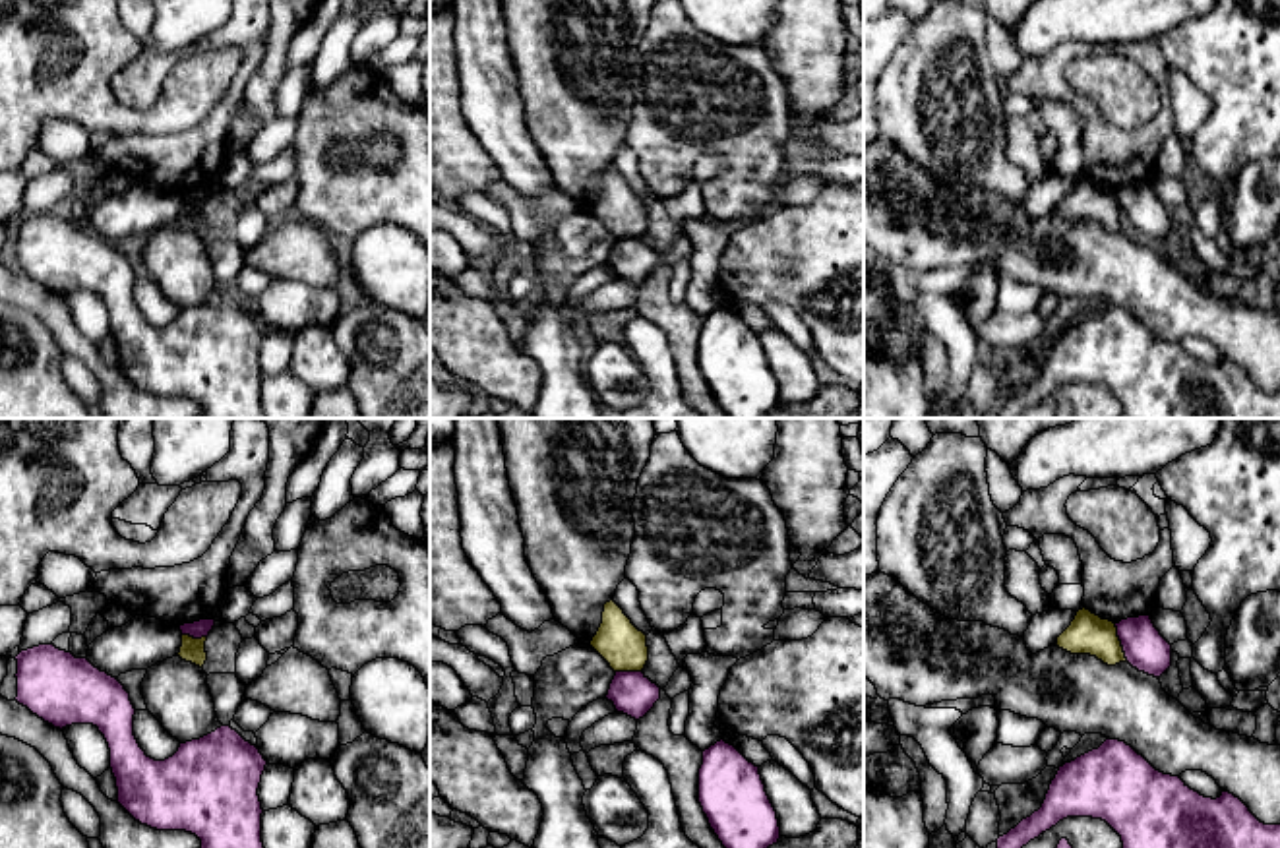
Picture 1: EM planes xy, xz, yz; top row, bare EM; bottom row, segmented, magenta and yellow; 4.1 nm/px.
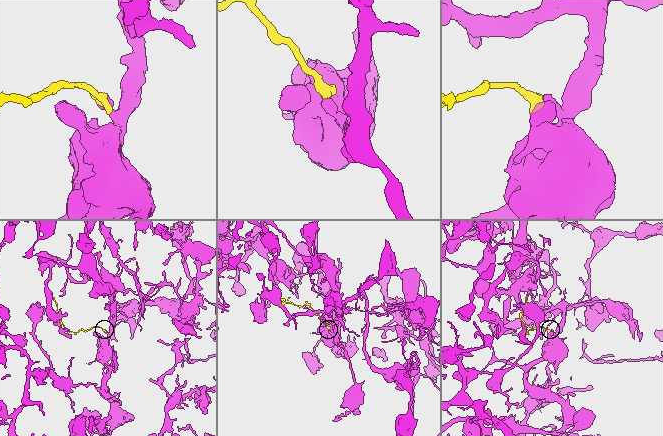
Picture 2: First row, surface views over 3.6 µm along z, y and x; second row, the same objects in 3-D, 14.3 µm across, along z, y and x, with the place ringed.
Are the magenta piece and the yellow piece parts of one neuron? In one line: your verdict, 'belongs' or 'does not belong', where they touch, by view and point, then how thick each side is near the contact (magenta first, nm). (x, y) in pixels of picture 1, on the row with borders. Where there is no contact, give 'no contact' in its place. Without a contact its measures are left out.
does not belong; contact yz (1122, 643); calibres 180 and 170 nm

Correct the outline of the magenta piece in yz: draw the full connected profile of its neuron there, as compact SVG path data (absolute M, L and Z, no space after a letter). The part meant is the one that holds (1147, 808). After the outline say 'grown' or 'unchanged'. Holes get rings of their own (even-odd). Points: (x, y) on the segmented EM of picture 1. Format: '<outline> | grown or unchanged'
M1106 740L1071 763L1059 767L1038 811L997 838L997 848L1022 848L1067 817L1092 817L1106 821L1123 842L1123 848L1280 848L1280 825L1261 823L1249 807L1230 792L1204 798L1179 776L1156 771L1143 755L1119 740Z | unchanged

